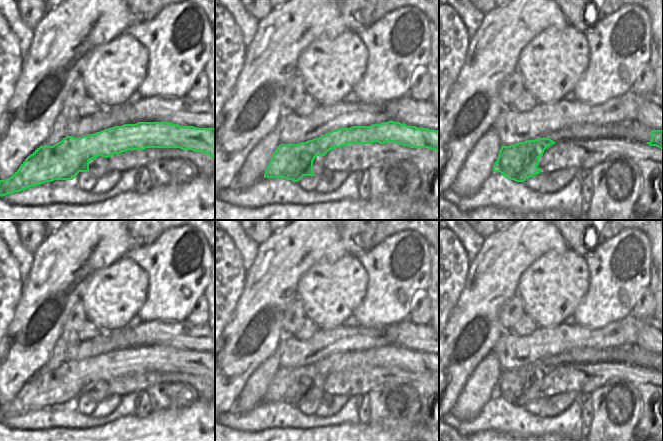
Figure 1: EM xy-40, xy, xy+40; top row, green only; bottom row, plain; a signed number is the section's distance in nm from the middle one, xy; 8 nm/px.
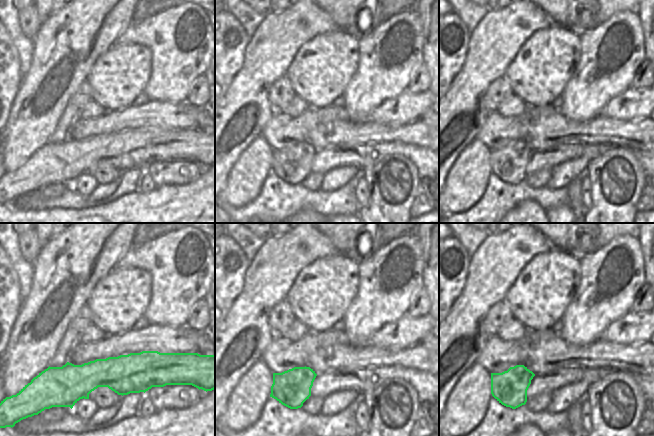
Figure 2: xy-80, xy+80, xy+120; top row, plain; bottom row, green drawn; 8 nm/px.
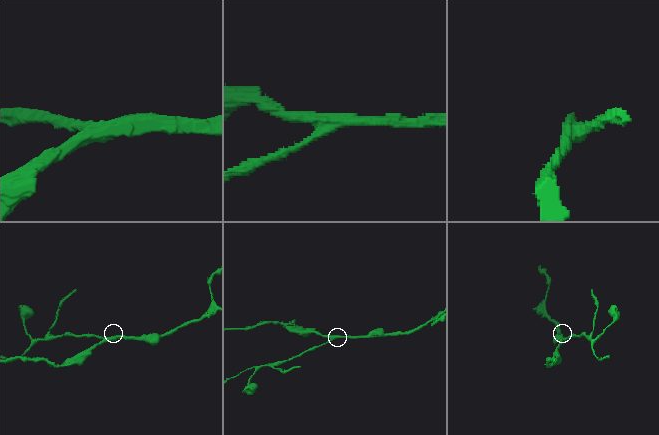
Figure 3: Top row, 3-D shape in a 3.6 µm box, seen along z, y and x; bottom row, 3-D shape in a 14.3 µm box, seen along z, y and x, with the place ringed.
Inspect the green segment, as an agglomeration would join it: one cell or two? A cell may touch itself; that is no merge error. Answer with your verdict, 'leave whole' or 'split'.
split

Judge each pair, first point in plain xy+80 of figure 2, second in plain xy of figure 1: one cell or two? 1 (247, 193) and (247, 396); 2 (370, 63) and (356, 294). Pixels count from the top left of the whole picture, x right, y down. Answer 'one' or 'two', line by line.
1: one
2: two

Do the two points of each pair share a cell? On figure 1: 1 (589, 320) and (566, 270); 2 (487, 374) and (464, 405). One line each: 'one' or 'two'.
1: two
2: one

